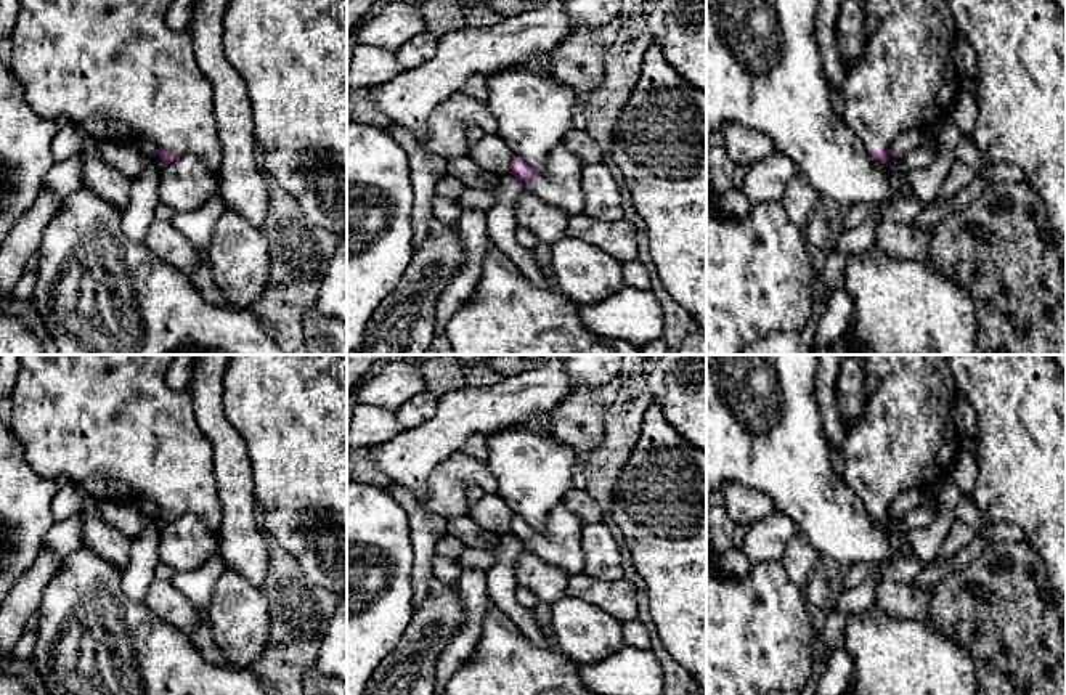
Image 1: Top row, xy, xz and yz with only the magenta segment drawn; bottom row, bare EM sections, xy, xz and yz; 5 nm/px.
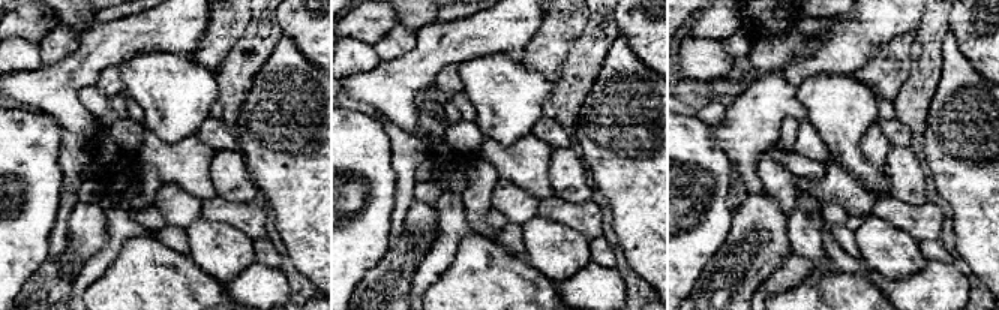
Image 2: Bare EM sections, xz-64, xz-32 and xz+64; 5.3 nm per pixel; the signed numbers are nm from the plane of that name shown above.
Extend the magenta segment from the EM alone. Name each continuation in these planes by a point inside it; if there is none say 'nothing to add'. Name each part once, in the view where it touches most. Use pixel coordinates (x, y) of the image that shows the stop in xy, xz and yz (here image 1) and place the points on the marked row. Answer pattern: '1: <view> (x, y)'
1: yz (907, 79)

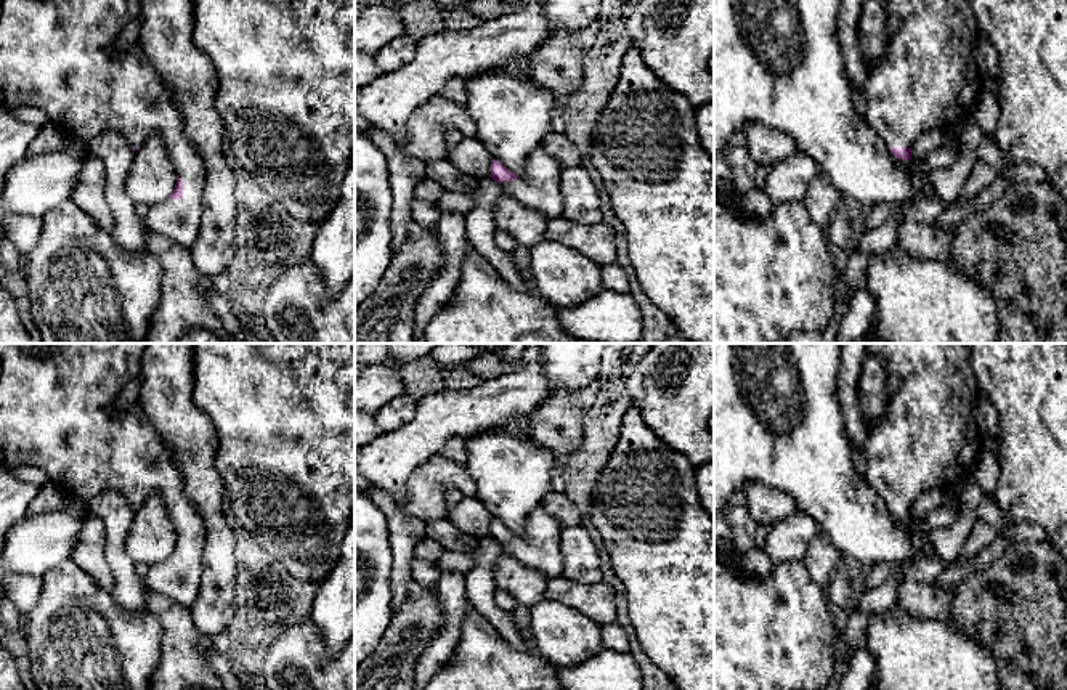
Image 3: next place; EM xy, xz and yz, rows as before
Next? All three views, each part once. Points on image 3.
1: xy (56, 55)

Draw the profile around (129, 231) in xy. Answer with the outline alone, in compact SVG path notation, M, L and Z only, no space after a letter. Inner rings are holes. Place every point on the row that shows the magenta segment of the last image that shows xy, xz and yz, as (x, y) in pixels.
M112 130L99 133L87 146L88 154L98 157L104 167L104 199L114 217L114 241L125 250L143 252L148 229L125 188L135 157L133 148Z

